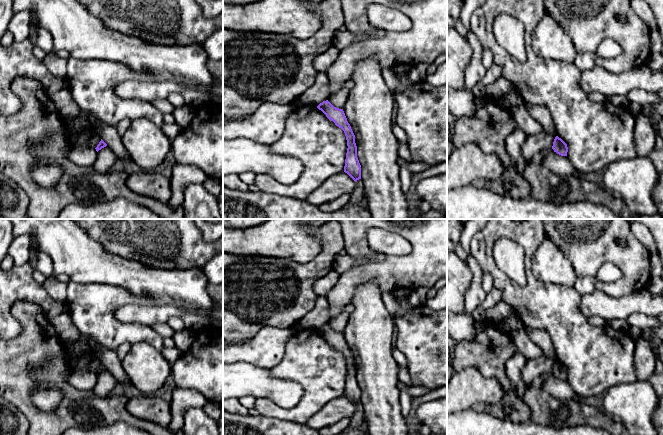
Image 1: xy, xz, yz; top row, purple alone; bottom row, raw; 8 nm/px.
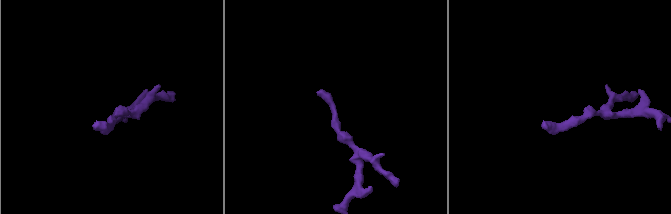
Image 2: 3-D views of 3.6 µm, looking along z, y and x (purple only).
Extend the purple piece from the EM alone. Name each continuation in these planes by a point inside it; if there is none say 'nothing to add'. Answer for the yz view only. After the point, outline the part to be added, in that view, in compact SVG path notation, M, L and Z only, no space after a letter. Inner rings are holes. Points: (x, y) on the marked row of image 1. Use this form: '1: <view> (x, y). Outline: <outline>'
nothing to add

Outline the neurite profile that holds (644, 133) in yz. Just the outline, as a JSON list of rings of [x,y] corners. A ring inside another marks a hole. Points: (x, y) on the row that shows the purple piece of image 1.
[[[642,112],[636,115],[634,129],[634,143],[638,156],[649,157],[654,149],[656,130],[650,116]]]

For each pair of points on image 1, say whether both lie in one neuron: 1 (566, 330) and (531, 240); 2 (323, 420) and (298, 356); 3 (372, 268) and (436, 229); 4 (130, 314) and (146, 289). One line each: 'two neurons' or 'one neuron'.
1: one neuron
2: two neurons
3: one neuron
4: two neurons

